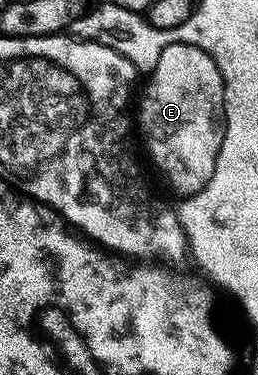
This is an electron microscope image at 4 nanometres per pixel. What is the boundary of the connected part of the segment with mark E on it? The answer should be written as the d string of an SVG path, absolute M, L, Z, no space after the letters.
M173 43L161 51L157 67L146 74L143 94L137 97L137 133L143 136L143 145L151 156L159 173L171 184L171 189L180 198L192 197L213 179L217 159L221 155L221 143L227 130L225 107L223 106L223 76L217 63L199 47L185 43Z

